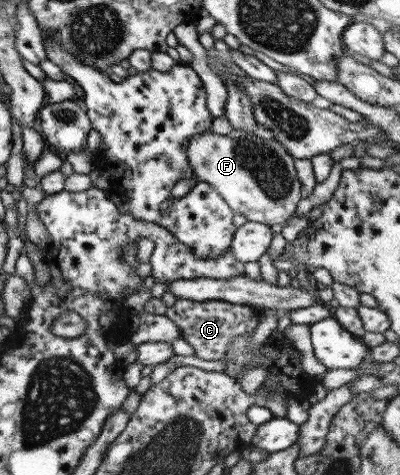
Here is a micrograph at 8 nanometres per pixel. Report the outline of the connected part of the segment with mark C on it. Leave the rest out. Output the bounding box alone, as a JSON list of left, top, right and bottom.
[164,299,258,361]

